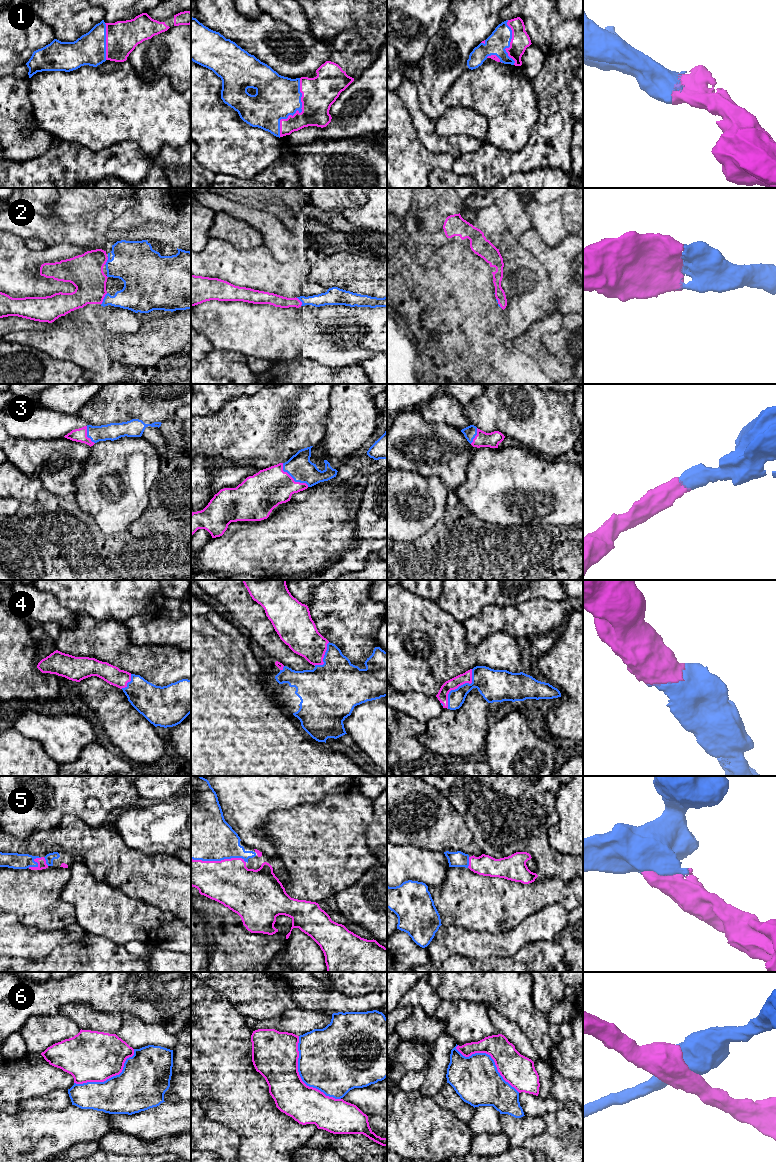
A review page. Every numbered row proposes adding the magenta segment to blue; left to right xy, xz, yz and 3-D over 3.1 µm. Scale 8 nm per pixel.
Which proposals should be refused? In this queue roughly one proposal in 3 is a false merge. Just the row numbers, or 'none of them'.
6

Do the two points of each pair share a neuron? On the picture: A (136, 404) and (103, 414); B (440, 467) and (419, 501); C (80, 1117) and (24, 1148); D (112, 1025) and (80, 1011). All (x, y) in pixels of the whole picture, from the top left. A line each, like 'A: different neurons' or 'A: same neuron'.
A: same neuron
B: different neurons
C: same neuron
D: same neuron

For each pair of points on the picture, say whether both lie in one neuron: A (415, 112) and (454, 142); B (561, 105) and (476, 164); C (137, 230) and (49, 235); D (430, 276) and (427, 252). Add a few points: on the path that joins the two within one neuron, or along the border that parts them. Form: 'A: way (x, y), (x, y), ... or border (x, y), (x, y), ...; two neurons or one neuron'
A: way (421, 123), (439, 142), (443, 142); one neuron
B: way (551, 130), (520, 161), (501, 163); one neuron
C: way (115, 234), (71, 233); one neuron
D: border (411, 256), (425, 266); two neurons

